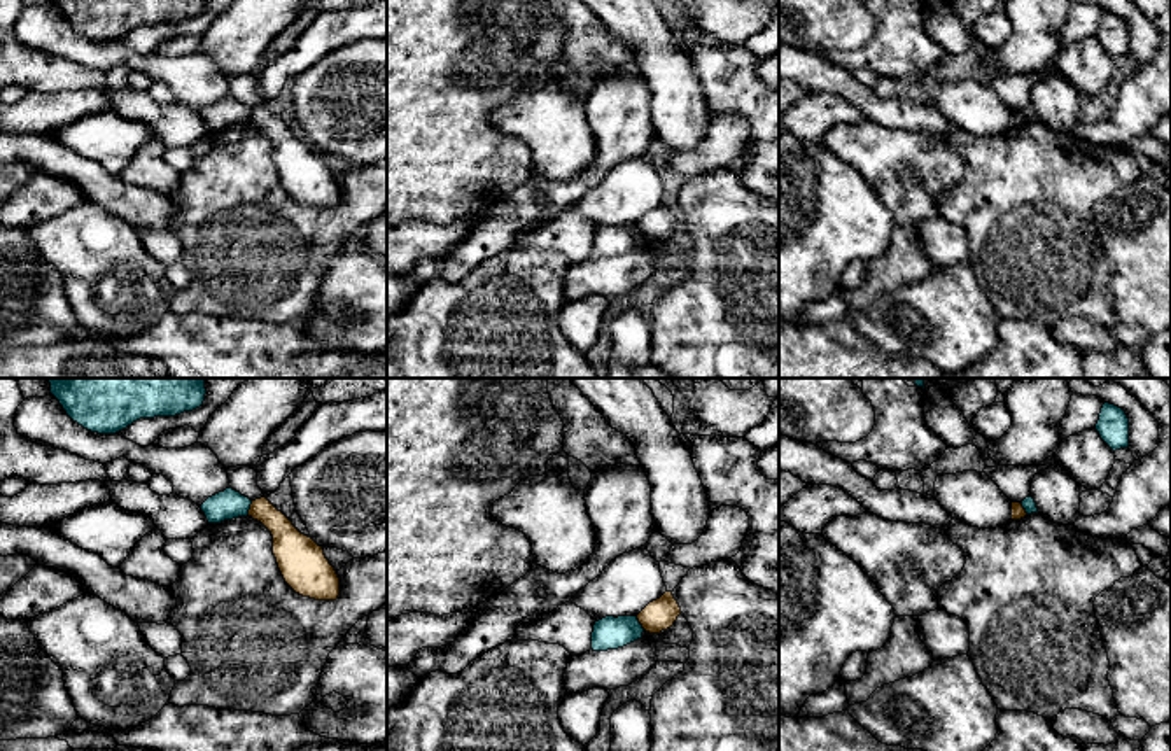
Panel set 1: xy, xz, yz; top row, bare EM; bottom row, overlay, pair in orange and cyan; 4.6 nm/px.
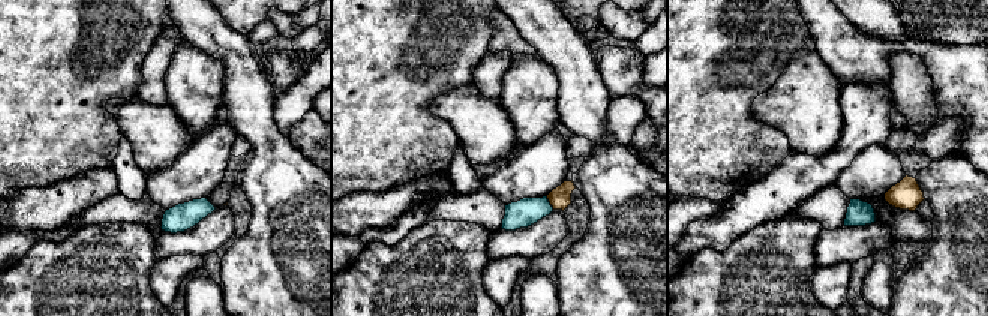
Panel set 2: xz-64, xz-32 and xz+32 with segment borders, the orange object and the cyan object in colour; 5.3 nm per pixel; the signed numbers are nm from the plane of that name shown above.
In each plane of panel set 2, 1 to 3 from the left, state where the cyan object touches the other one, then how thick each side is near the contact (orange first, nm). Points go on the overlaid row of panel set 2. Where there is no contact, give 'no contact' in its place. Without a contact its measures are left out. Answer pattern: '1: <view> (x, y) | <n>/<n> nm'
1: no contact
2: xz-32 (549, 201) | 120/150 nm
3: no contact

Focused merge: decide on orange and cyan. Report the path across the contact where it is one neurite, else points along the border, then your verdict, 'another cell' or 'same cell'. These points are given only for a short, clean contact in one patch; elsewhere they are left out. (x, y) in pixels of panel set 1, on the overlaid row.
along xy (252, 501), (247, 513) | another cell

